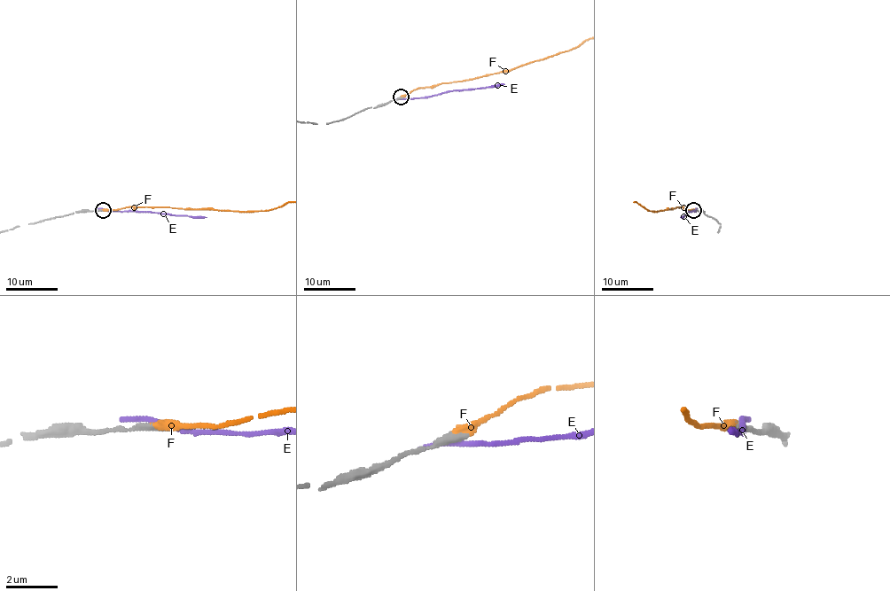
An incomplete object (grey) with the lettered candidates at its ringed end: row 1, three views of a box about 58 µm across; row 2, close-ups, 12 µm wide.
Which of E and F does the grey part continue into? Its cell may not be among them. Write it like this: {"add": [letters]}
{"add": ["F"]}

